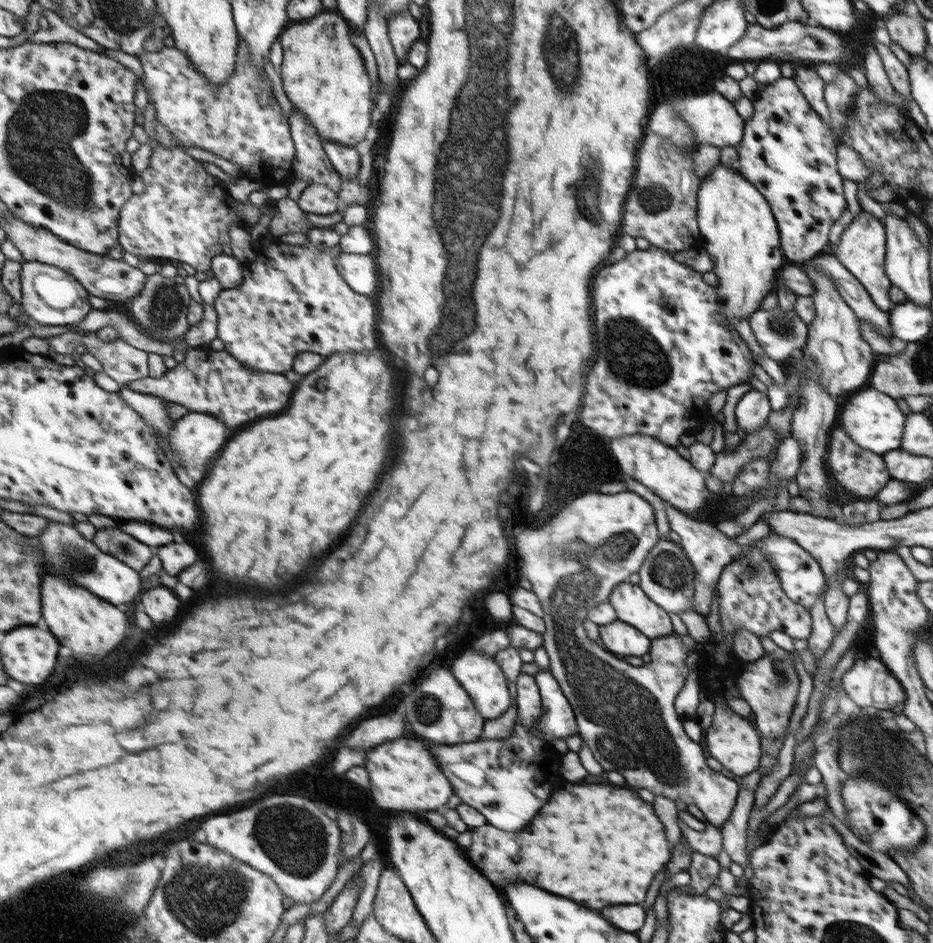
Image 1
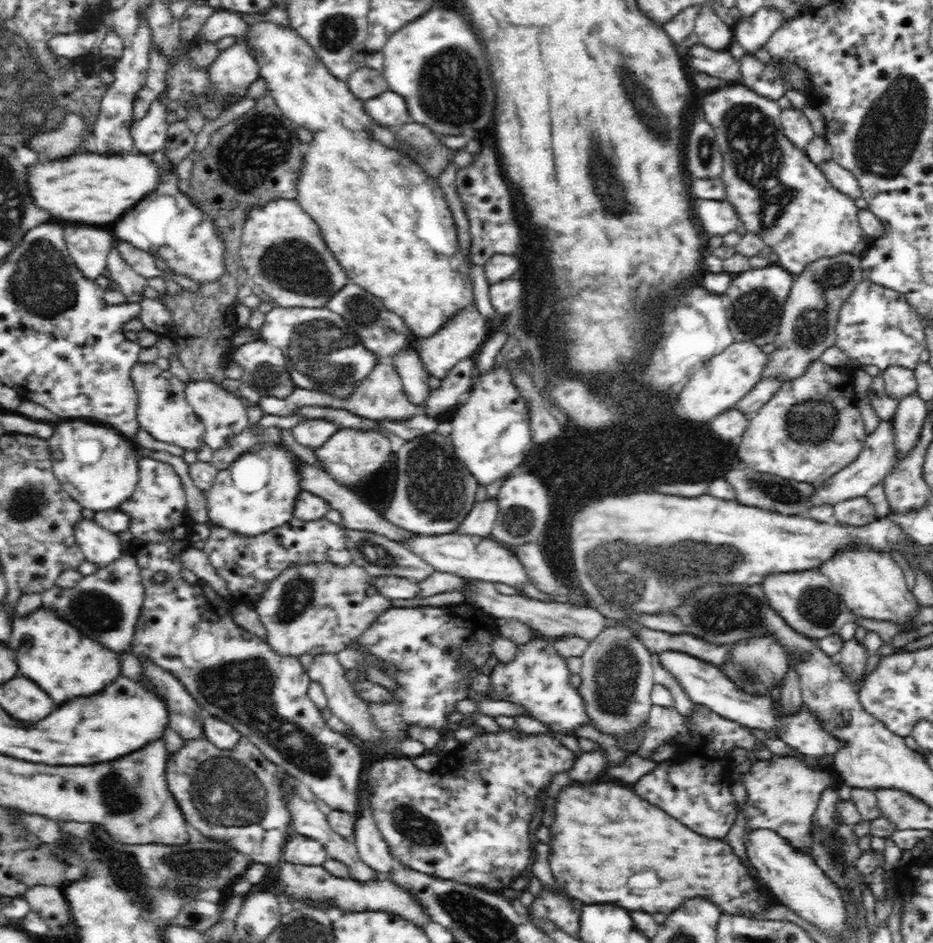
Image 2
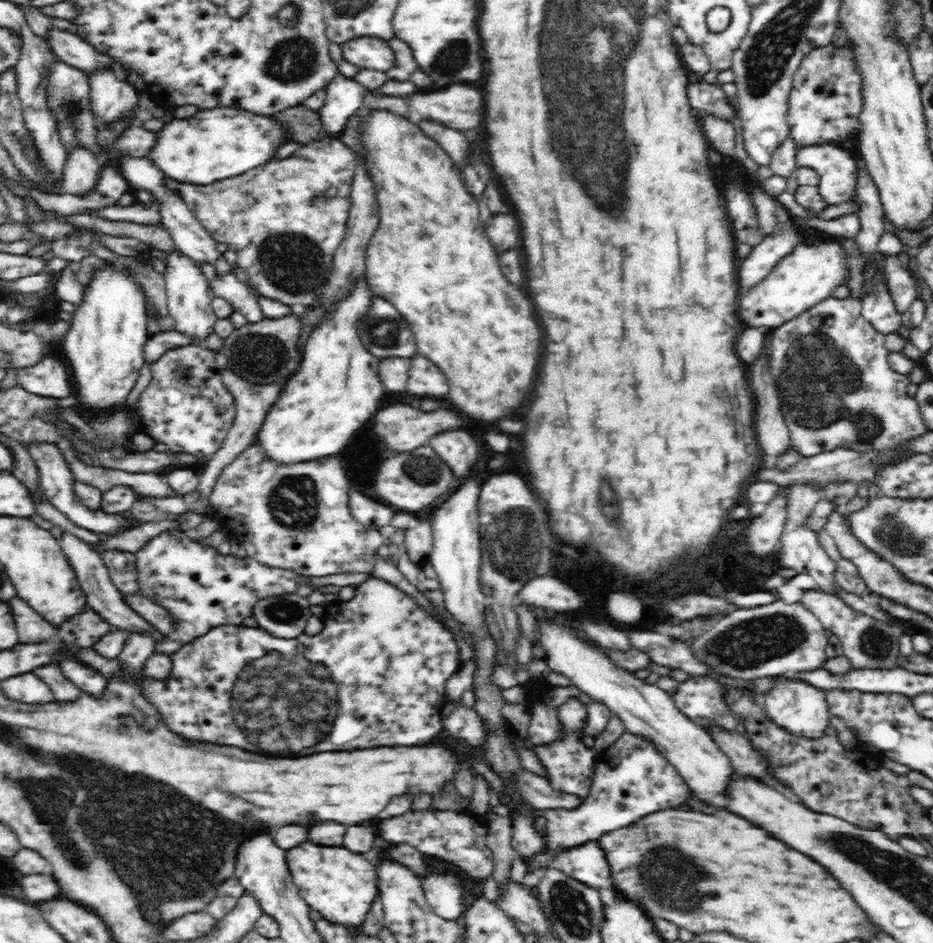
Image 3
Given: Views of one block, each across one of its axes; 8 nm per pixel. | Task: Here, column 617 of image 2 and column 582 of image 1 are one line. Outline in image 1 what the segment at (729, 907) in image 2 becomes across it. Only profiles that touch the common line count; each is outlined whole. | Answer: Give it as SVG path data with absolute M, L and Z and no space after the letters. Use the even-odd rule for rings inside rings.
M566 784L562 790L556 790L544 812L538 812L532 826L524 828L524 832L502 832L488 824L473 827L470 831L472 844L466 851L472 852L472 860L480 864L480 869L500 890L508 880L520 878L530 884L536 884L552 894L570 898L586 908L606 908L614 904L637 904L644 902L646 892L654 876L670 862L672 853L668 847L668 837L660 817L654 814L652 804L640 800L640 796L628 788L618 788L610 784Z

